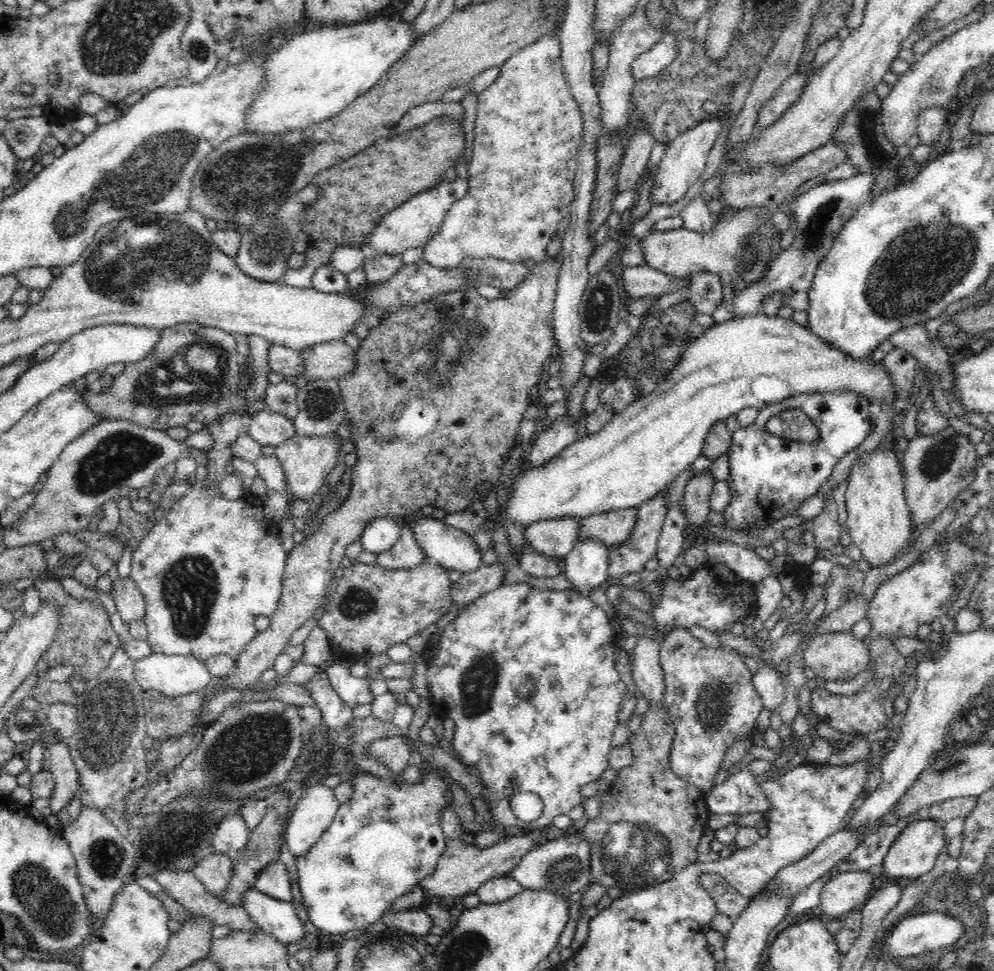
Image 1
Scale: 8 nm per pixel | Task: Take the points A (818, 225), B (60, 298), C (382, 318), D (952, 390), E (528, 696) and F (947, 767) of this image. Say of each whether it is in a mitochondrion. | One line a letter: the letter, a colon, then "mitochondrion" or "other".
A: mitochondrion
B: other
C: other
D: other
E: other
F: mitochondrion

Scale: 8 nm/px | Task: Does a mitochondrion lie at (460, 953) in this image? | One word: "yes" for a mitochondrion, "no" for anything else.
yes

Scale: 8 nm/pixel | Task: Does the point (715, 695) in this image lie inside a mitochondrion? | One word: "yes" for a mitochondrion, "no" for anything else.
yes

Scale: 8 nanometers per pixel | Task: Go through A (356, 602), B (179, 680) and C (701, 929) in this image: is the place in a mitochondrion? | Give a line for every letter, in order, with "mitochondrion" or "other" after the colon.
A: mitochondrion
B: other
C: other

